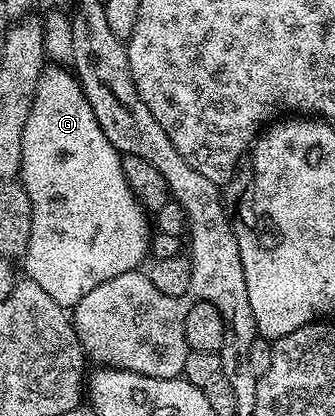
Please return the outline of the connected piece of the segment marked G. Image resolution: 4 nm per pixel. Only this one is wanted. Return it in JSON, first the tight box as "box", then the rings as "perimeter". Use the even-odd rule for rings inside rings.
{"box":[20,66,152,309],"perimeter":[[[47,66],[42,70],[36,98],[24,124],[20,183],[32,202],[32,230],[24,253],[25,275],[60,307],[73,309],[88,290],[96,290],[108,278],[135,271],[138,263],[147,259],[152,239],[152,224],[146,221],[148,213],[132,194],[124,178],[122,156],[104,138],[82,83],[69,67]]]}

